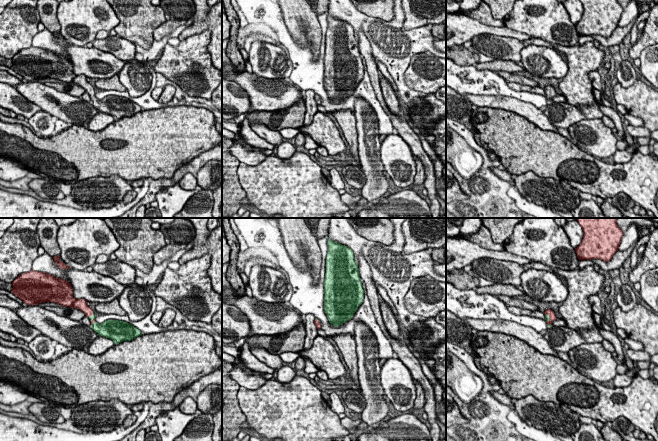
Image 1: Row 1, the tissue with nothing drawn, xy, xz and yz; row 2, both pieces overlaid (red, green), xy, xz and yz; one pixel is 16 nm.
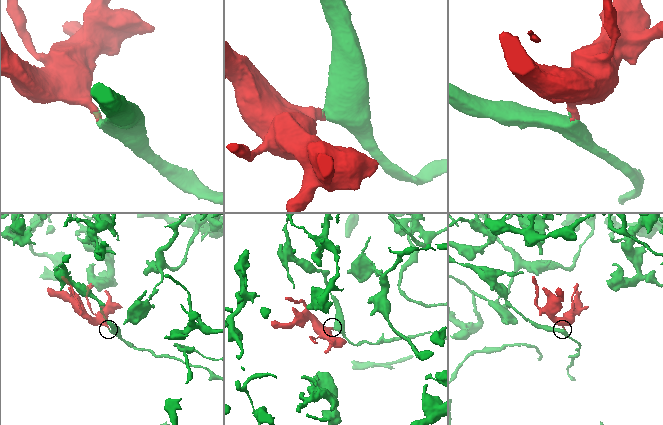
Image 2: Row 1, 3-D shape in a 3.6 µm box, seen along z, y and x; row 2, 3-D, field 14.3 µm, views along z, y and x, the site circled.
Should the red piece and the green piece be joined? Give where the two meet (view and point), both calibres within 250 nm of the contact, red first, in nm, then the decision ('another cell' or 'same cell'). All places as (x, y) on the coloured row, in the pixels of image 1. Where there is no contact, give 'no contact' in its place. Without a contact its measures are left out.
yz (549, 317) | 130/60 nm | same cell

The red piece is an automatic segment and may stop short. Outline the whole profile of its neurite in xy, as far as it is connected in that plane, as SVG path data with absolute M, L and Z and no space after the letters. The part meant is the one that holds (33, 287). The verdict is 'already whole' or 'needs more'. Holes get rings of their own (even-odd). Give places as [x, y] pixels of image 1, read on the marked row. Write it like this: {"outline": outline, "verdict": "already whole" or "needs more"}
{"outline": "M31 270L19 275L12 282L12 286L11 292L27 305L52 302L80 309L90 319L92 329L99 336L109 338L115 344L131 341L142 335L139 329L124 321L110 319L98 324L87 301L74 298L71 284L51 274Z", "verdict": "needs more"}

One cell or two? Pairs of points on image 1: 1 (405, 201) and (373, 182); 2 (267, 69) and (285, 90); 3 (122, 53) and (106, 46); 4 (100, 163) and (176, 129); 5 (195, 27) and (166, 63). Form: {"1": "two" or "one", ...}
{"1": "two", "2": "two", "3": "one", "4": "one", "5": "two"}

